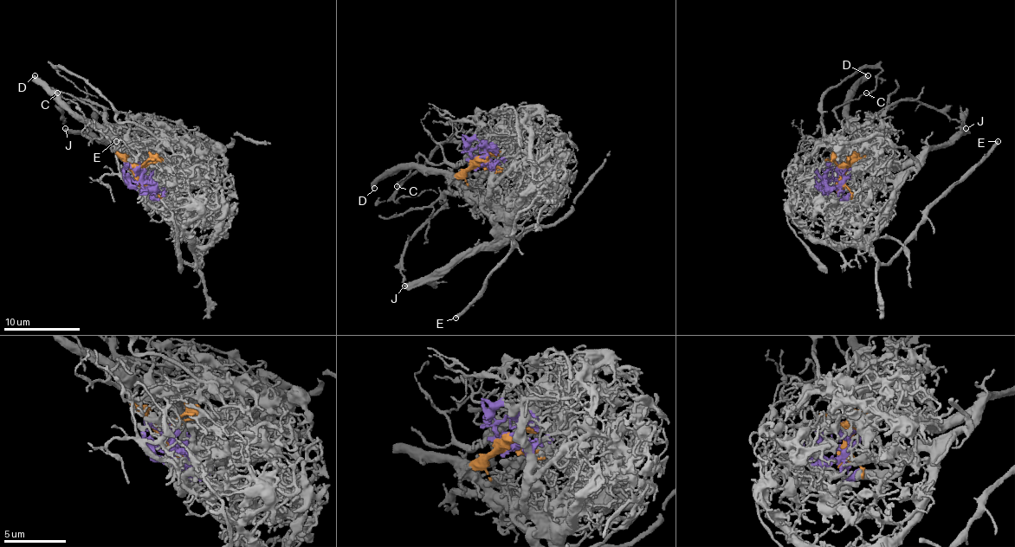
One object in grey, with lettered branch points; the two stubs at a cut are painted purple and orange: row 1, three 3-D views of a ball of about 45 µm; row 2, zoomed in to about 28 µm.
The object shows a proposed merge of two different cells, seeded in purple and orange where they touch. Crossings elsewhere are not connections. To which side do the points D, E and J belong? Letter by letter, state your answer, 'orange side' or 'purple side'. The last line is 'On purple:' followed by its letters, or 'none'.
D: orange side
E: purple side
J: purple side
On purple: E, J

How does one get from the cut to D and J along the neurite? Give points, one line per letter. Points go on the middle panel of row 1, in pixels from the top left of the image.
D: (477, 162), (454, 175), (421, 173), (416, 168), (392, 168), (373, 189)
J: (477, 162), (496, 162), (490, 195), (496, 209), (494, 238), (468, 247), (404, 286)

